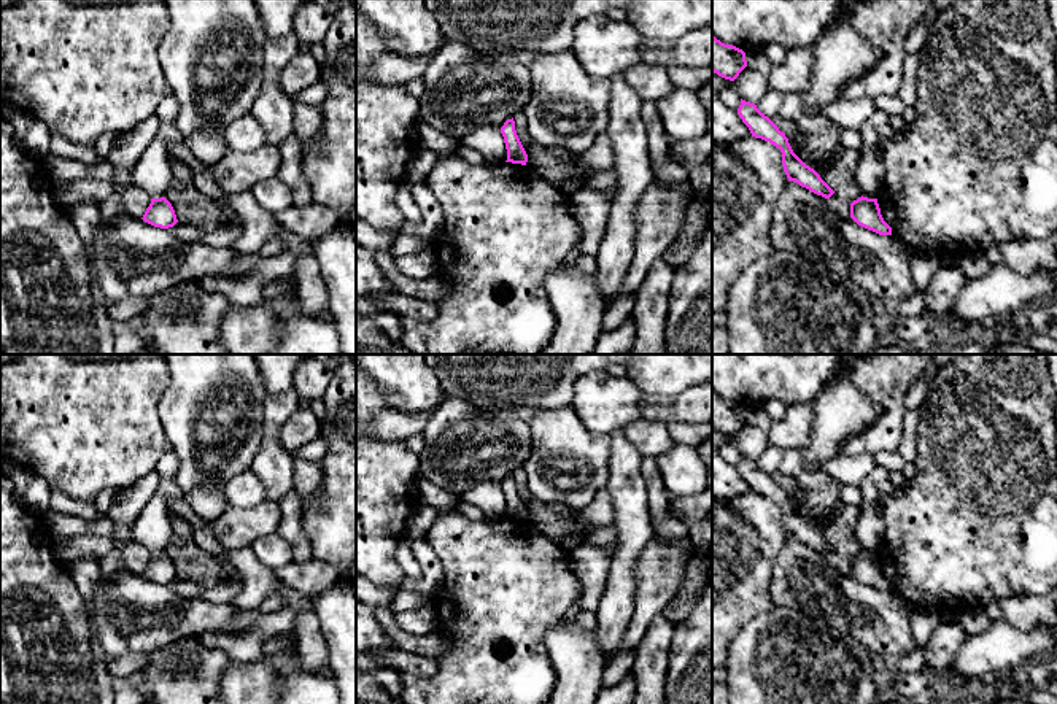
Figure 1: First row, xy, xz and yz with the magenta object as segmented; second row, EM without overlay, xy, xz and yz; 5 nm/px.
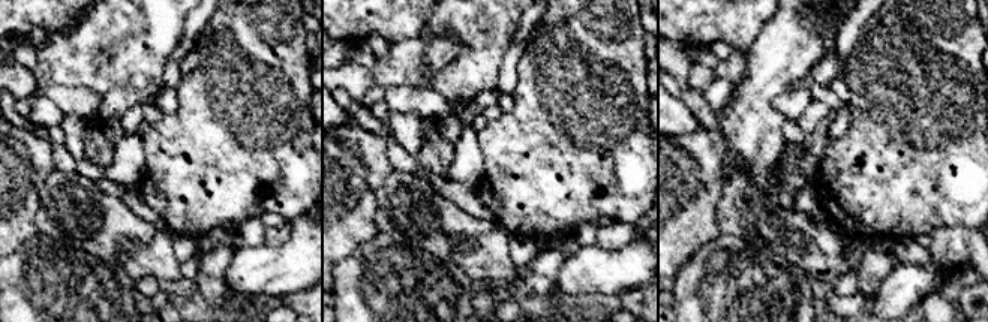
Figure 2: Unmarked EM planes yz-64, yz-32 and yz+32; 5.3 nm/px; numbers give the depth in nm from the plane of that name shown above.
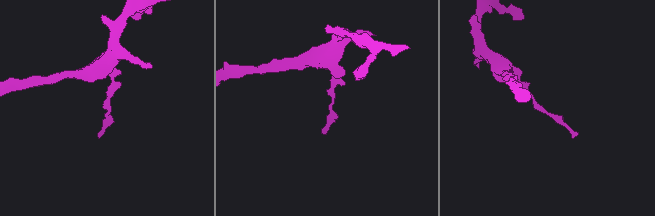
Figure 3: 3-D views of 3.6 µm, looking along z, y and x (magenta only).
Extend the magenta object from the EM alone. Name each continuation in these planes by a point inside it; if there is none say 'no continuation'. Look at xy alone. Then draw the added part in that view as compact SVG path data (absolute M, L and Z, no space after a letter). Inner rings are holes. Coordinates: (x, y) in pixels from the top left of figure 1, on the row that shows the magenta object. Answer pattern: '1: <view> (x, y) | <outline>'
no continuation

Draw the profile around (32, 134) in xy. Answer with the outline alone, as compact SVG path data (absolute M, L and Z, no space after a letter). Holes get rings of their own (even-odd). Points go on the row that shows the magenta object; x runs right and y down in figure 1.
M0 106L0 114L11 124L16 140L24 149L45 159L49 154L51 130L49 127L27 111L13 106Z

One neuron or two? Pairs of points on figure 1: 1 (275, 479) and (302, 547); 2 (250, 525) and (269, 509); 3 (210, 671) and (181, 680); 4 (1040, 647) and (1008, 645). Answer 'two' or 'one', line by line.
1: two
2: one
3: one
4: one

